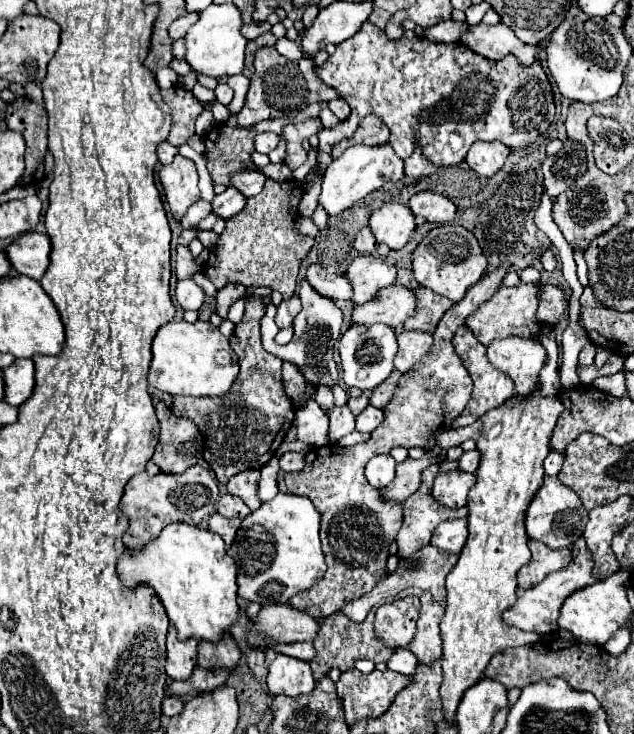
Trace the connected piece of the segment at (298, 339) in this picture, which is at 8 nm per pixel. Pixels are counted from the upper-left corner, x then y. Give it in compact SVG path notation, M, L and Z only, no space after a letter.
M303 281L301 285L301 303L303 309L301 313L295 317L293 323L293 341L287 343L285 347L275 345L275 341L271 341L271 317L269 313L261 319L261 337L263 337L263 347L281 357L283 361L289 361L293 365L297 365L297 369L303 373L303 377L307 381L315 381L319 385L327 385L327 387L335 387L339 385L339 363L335 359L335 343L341 335L341 325L343 325L343 311L333 303L333 299L325 299L323 295L317 295L317 291L313 291L313 287Z

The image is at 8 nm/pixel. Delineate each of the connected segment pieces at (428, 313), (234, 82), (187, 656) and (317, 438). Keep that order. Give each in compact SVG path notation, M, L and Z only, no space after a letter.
M425 287L417 289L415 295L417 295L417 315L413 319L405 321L403 329L405 331L425 331L425 333L433 335L439 319L445 315L445 311L449 307L453 307L453 301L449 301L443 295L437 295Z
M232 75L228 78L227 83L231 85L231 89L235 89L235 97L229 103L229 109L233 113L239 113L243 103L245 103L245 91L249 89L249 79L245 75Z
M169 627L167 633L167 661L165 671L175 681L185 681L191 677L197 663L197 641L177 639L177 629Z
M308 384L307 389L311 397L297 413L295 413L295 425L297 425L297 437L299 441L305 441L313 447L329 445L329 415L323 413L319 403L315 401L315 389Z

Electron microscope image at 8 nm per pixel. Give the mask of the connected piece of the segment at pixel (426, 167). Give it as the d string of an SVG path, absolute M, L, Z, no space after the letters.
M419 147L413 151L413 155L409 159L405 159L405 175L409 175L409 177L425 177L425 175L435 173L435 169L437 167L421 155Z

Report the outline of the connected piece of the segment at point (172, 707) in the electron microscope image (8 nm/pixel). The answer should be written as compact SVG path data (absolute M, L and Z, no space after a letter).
M167 697L163 699L163 715L165 717L173 717L184 708L183 701L179 697Z

